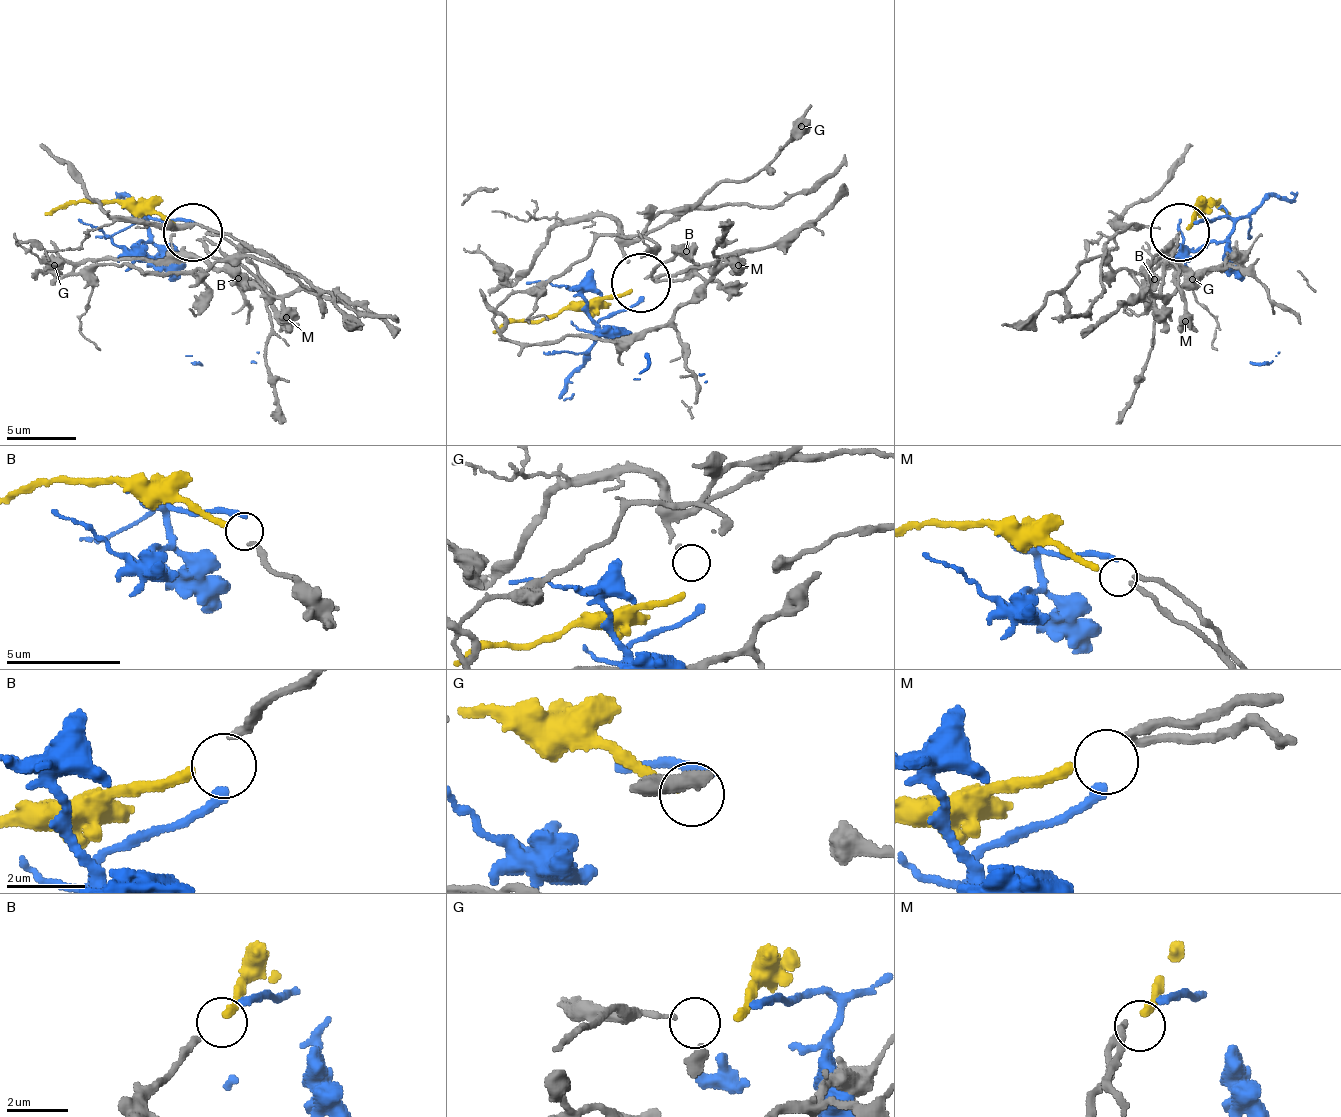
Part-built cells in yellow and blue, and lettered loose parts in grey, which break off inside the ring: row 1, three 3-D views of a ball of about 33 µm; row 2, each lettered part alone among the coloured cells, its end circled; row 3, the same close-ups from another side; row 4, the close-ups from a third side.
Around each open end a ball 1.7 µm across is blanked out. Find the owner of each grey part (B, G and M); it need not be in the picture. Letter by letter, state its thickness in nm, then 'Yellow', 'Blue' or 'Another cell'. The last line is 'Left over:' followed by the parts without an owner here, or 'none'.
B: Thickness 240 nm. Another cell
G: Thickness 140 nm. Another cell
M: Thickness 180 nm. Yellow
Left over: B, G

